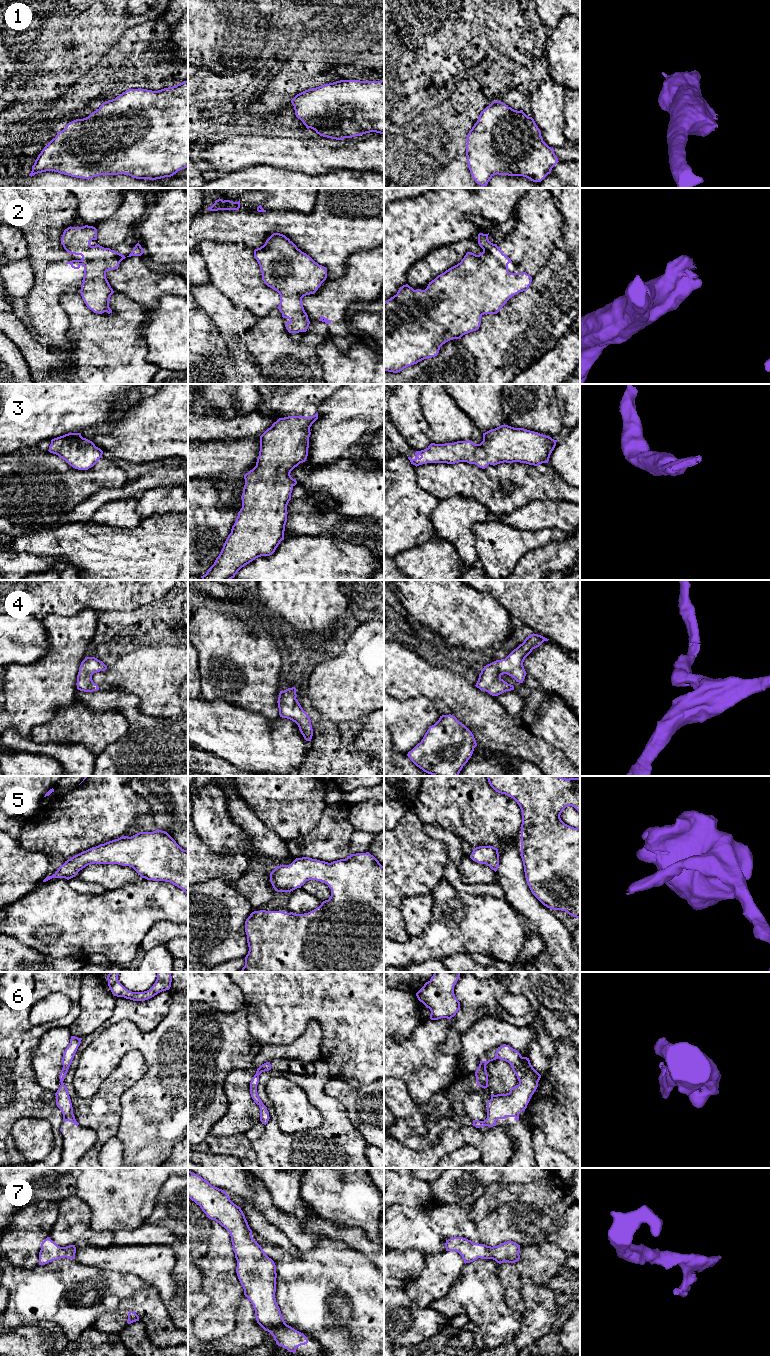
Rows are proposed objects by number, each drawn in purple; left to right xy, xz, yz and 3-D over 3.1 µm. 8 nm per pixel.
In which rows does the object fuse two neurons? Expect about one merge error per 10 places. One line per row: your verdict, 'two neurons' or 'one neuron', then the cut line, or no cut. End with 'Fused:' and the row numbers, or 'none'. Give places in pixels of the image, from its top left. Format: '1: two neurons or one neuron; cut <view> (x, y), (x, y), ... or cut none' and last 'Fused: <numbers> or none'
1: one neuron; cut none
2: one neuron; cut none
3: one neuron; cut none
4: one neuron; cut none
5: one neuron; cut none
6: one neuron; cut none
7: one neuron; cut none
Fused: none

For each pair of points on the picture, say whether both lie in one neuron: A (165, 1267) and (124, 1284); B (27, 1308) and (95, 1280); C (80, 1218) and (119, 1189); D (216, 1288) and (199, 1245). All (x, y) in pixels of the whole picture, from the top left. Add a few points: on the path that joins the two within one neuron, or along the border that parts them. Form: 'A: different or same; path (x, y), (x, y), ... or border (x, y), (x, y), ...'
A: different; border (116, 1272), (132, 1273), (152, 1285), (158, 1292)
B: same; path (44, 1294), (78, 1293)
C: different; border (74, 1194), (89, 1207), (92, 1234)
D: different; border (212, 1232), (207, 1251), (199, 1257)

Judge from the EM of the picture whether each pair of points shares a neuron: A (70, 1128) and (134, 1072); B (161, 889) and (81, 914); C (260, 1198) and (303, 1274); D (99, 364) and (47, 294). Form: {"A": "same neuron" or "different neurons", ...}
{"A": "different neurons", "B": "same neuron", "C": "different neurons", "D": "different neurons"}

